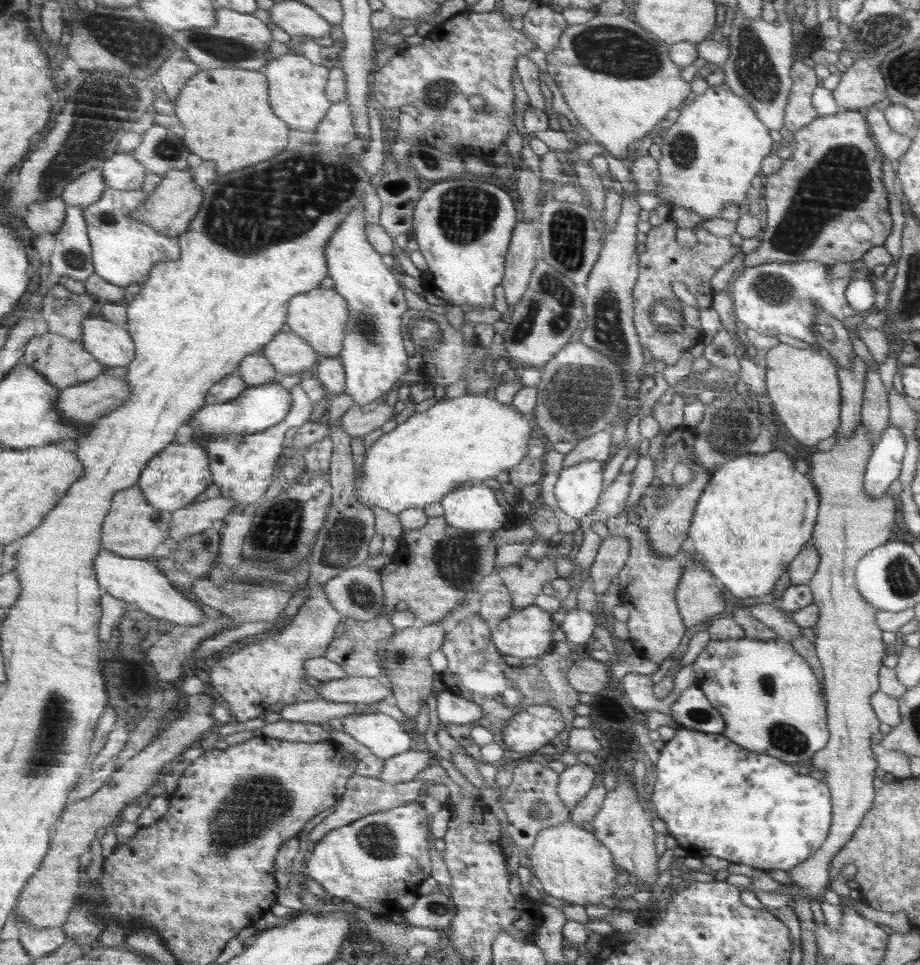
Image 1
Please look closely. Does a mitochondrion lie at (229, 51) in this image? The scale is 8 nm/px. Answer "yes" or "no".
yes

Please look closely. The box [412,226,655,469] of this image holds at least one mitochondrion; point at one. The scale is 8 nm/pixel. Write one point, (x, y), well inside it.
(576, 396)

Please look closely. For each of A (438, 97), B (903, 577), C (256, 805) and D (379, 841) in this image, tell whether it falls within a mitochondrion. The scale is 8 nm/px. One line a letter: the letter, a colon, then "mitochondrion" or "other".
A: mitochondrion
B: mitochondrion
C: mitochondrion
D: mitochondrion

